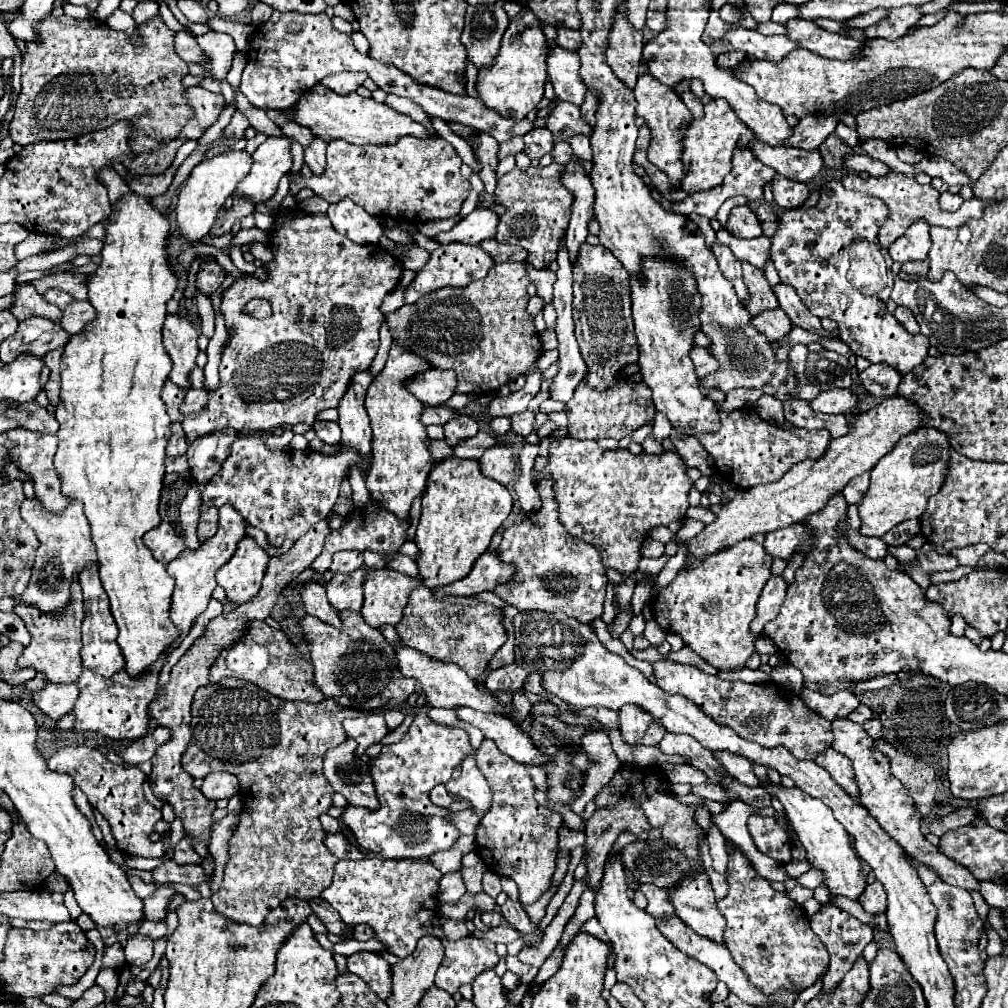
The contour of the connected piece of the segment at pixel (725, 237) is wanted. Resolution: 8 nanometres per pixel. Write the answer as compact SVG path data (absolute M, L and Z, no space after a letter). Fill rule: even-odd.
M727 230L717 232L717 238L719 238L719 242L727 244L739 260L747 260L753 266L757 266L759 270L765 270L765 264L769 260L769 248L771 248L769 238L761 236L761 238L753 238L753 240L741 240L741 238L733 238L733 234L729 234Z

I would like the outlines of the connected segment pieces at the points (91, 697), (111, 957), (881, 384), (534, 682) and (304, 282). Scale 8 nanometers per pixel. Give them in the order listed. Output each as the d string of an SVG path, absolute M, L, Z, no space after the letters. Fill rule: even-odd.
M163 654L155 664L153 670L147 670L139 680L133 680L125 676L125 670L115 674L111 680L101 678L99 674L93 674L91 670L83 670L77 686L79 686L79 700L73 706L75 714L75 730L77 732L95 732L103 738L111 740L137 740L145 734L147 722L149 722L149 702L153 700L157 692L157 678L159 670L165 664L167 654Z
M113 944L105 948L105 956L103 956L103 964L113 968L113 970L123 970L125 968L125 956L123 956L123 948L121 944Z
M871 364L867 370L863 370L859 374L859 380L863 384L863 388L873 394L873 396L895 396L897 394L897 386L901 382L901 376L897 374L897 370L883 366L883 364Z
M539 672L529 674L529 678L527 678L523 690L529 690L529 692L533 692L533 694L541 694L541 692L543 692L543 686L541 686L541 674L539 674Z
M327 214L285 222L271 234L269 246L275 254L275 262L265 264L269 278L265 282L255 276L235 280L221 296L221 312L227 328L231 330L231 340L225 346L219 364L221 386L217 392L187 392L181 404L181 426L187 434L187 442L221 428L257 432L277 426L293 426L299 422L311 426L315 424L317 412L337 406L345 394L345 386L349 386L349 378L353 378L357 370L367 370L377 354L379 326L383 320L379 306L383 298L397 288L403 272L397 258L379 246L361 246L337 234ZM255 296L271 302L273 314L269 318L257 320L243 312L243 306Z

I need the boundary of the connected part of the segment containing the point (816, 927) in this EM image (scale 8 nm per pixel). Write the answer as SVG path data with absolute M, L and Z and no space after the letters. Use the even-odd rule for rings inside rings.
M831 904L821 906L821 910L815 916L811 916L809 920L811 920L811 930L819 936L819 940L825 944L825 948L831 954L831 964L823 978L823 986L821 986L819 994L831 994L839 986L843 976L849 972L849 968L853 968L855 960L863 954L863 948L873 940L873 930L867 924L853 918L851 914L847 914L845 910L831 906Z

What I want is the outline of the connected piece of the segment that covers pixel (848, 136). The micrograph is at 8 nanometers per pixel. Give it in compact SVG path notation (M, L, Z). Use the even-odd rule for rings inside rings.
M839 122L839 124L837 124L837 130L835 130L835 132L837 132L837 136L841 136L841 138L843 138L843 140L845 140L845 142L847 142L849 146L851 146L851 148L855 148L855 146L859 144L859 138L857 138L857 132L855 132L853 128L845 126L843 122Z

